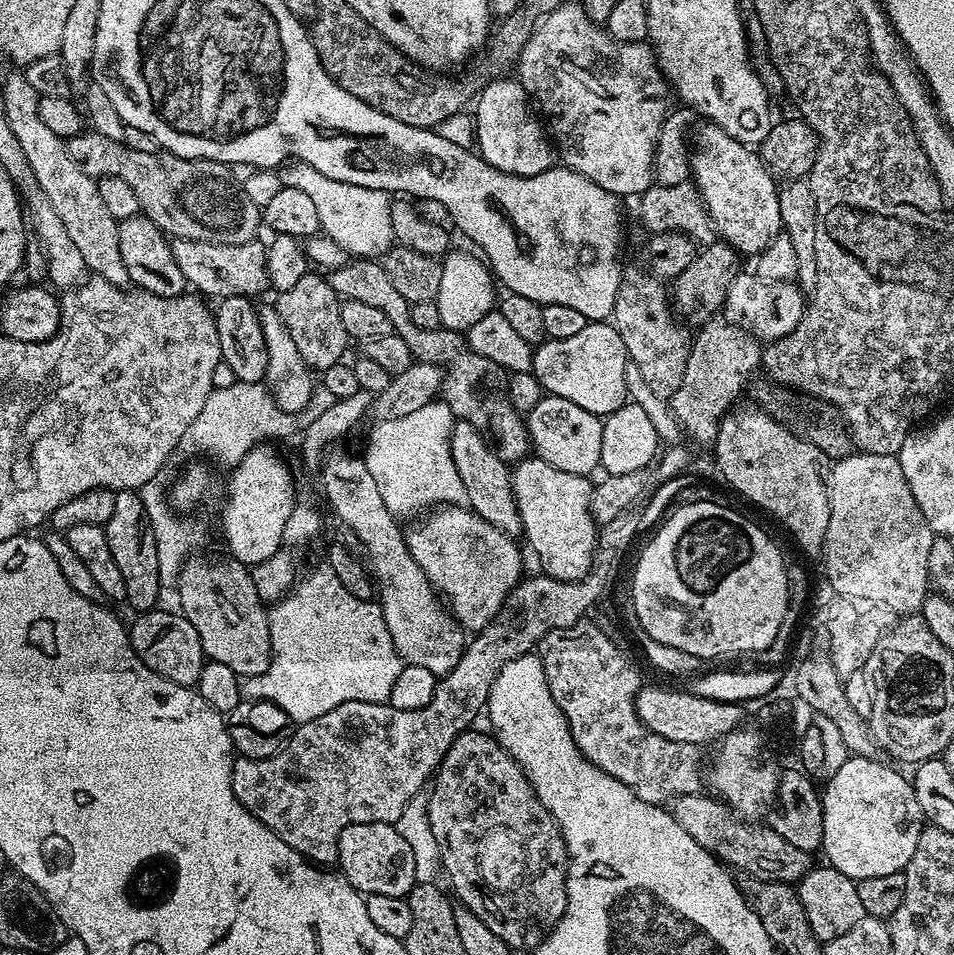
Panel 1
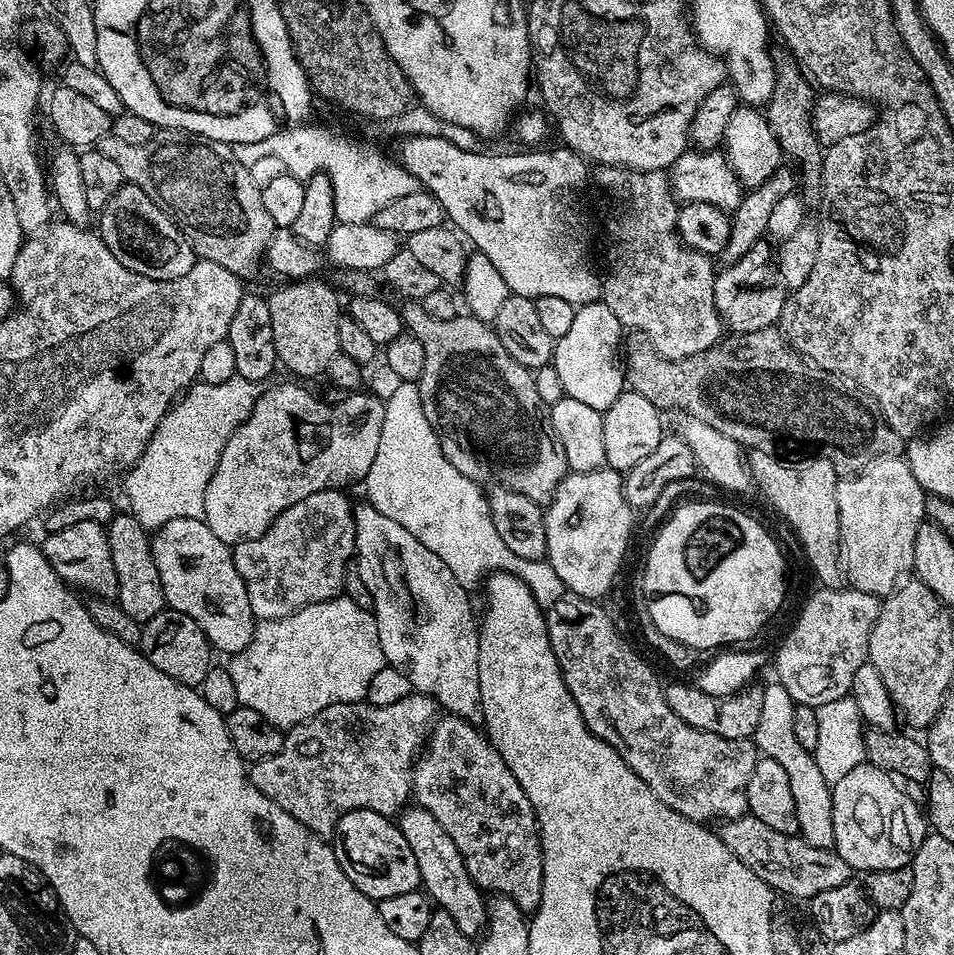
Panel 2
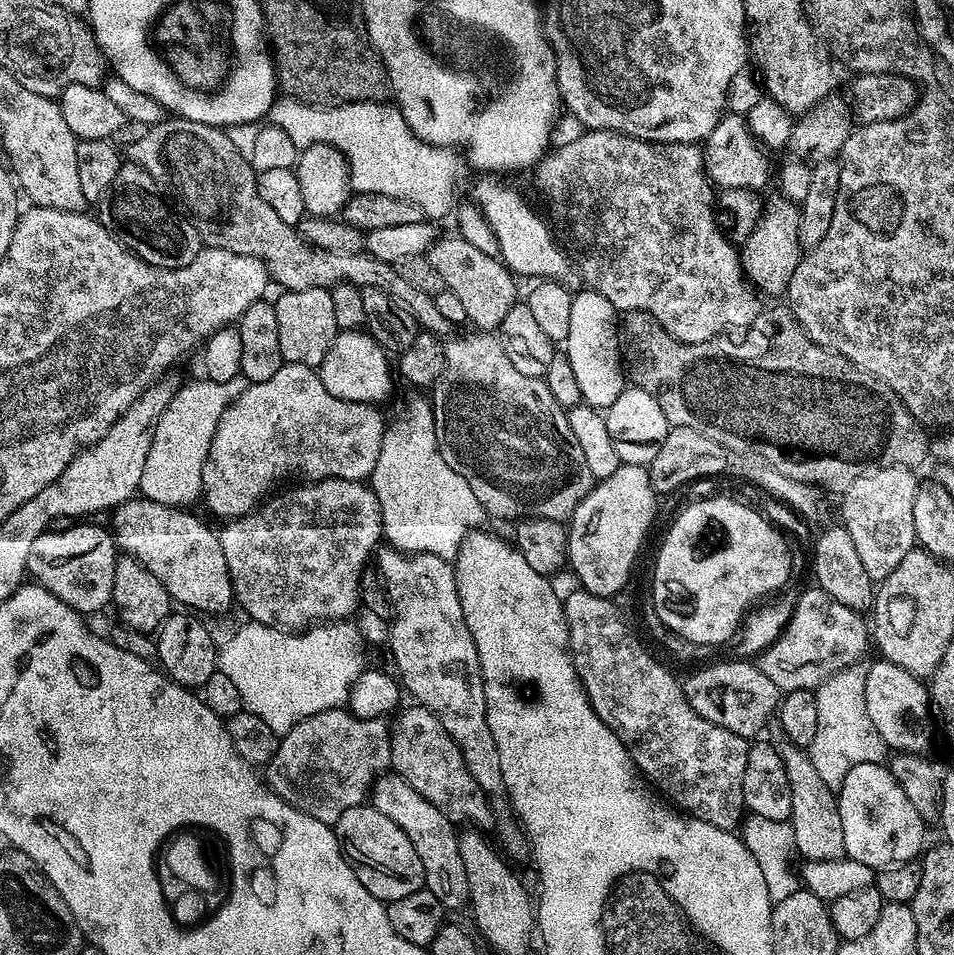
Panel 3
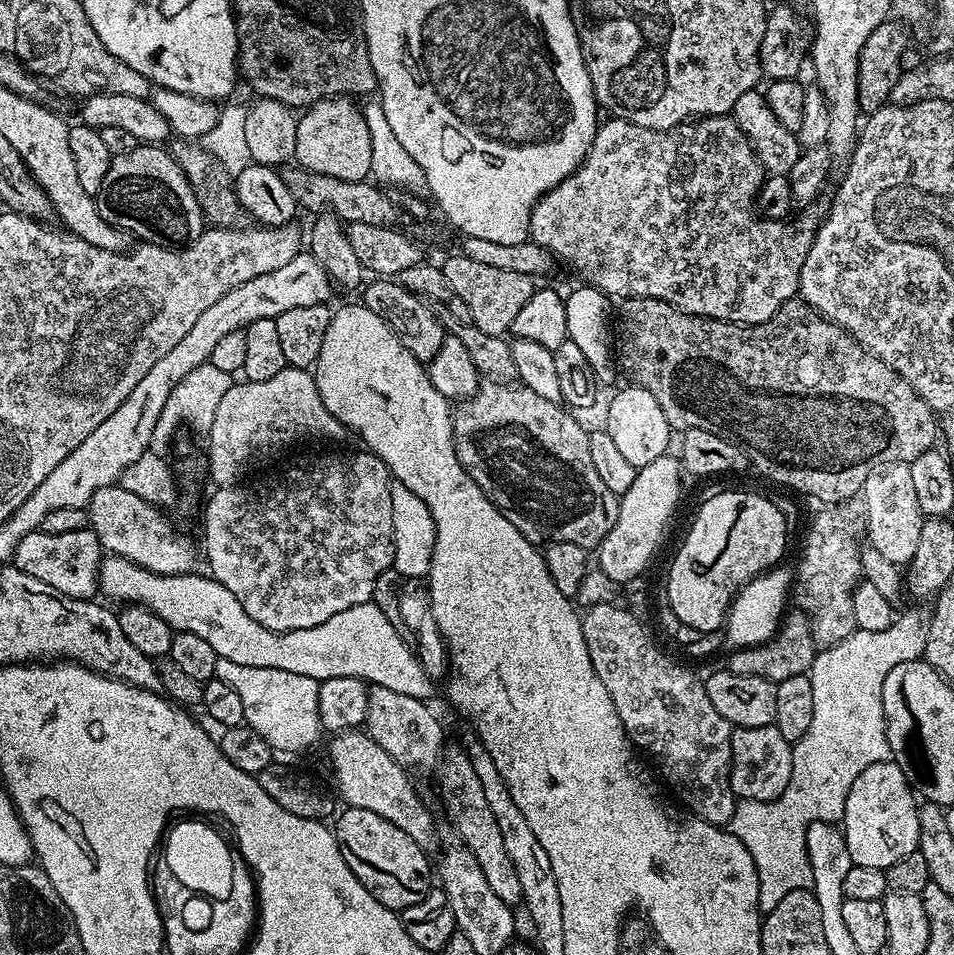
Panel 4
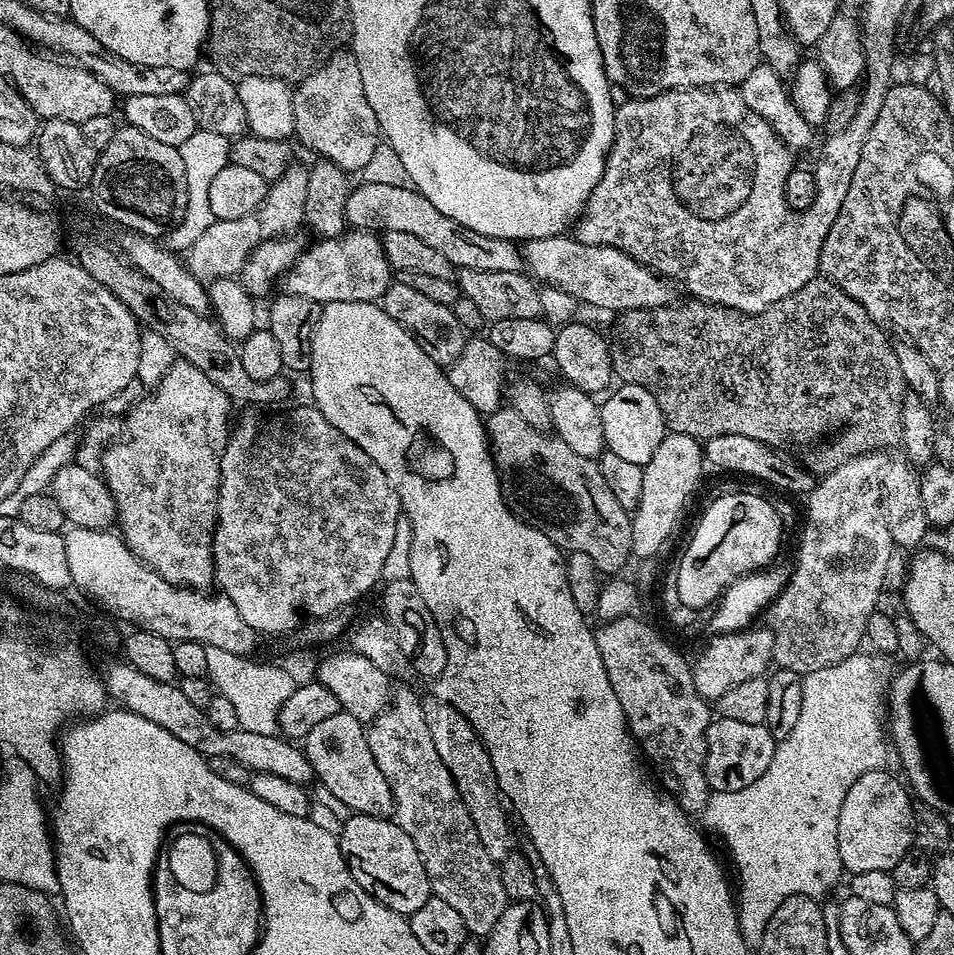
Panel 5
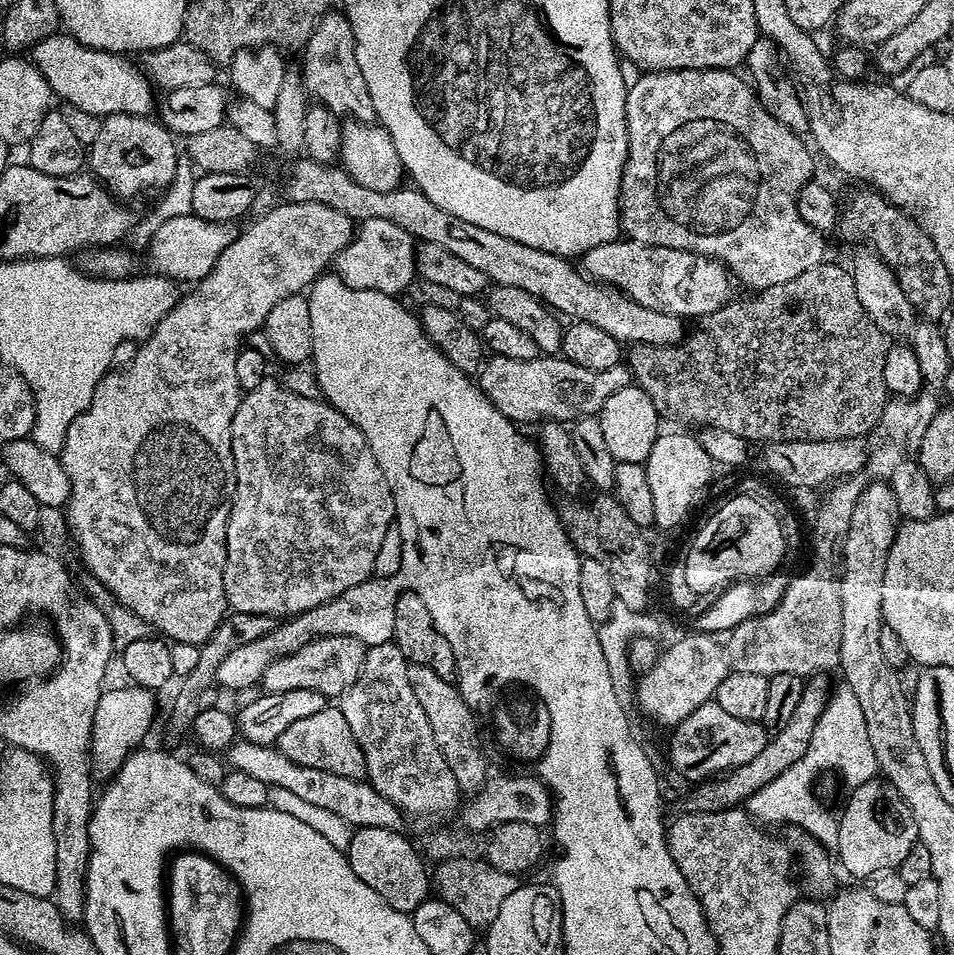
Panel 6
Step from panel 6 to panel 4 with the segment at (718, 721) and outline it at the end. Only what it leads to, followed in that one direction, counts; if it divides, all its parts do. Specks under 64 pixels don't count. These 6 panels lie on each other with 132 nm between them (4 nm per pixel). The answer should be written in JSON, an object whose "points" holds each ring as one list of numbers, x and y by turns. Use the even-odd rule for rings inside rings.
{"points":[[775,723,753,728,736,728,732,733,728,787,740,800,775,800,792,771,792,744,776,729]]}

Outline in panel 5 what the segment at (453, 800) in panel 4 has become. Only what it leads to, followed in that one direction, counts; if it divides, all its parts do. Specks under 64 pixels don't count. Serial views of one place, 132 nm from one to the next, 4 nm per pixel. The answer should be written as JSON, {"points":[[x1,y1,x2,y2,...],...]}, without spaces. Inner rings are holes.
{"points":[[438,698,425,699,423,707,427,729,430,730,435,749,438,750,438,757,453,776,457,794,466,804,483,846,493,860,497,862,505,860,514,850,512,832,508,829,508,816,504,813,505,805,502,803,494,766,490,762,486,746,480,740,479,732,474,730,474,726,470,726,465,716,454,710,454,706,443,704]]}

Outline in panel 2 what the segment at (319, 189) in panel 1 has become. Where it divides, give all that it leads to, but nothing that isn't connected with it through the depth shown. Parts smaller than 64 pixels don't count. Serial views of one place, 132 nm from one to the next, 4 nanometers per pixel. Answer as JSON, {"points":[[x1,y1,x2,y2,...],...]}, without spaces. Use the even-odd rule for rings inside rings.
{"points":[[294,124,278,130,268,141,268,152,276,152,274,158,284,164,284,171,289,175,307,181,317,172,325,172,331,180,334,190,335,214,341,223,365,224,383,206,390,201,419,191,416,179,402,164,389,160,374,148,359,148,348,138,329,132,318,126]]}

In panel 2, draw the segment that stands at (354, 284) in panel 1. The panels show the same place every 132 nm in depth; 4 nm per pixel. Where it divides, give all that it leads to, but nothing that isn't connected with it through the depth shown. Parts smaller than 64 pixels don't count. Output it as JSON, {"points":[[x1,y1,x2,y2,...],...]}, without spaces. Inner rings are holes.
{"points":[[420,302,405,303,402,308,402,315,405,329,414,338,418,338,418,342,422,342,426,352,426,366,422,366,422,374,418,381,422,394,422,410,426,410,426,418,432,424,438,442,442,446,442,454,448,459,450,466,454,466,454,470,466,474,466,478,477,482,485,482,484,480,493,476,497,485,514,490,518,494,526,494,526,498,530,498,536,504,543,505,551,500,556,492,556,487,561,484,565,476,569,475,570,469,566,462,566,454,561,450,556,433,552,430,549,405,544,404,542,398,538,398,538,386,533,369,519,365,507,352,506,346,499,340,499,334,496,333,495,327,491,323,484,323,474,315,458,314,454,318,450,318,449,321,436,321,425,314]]}

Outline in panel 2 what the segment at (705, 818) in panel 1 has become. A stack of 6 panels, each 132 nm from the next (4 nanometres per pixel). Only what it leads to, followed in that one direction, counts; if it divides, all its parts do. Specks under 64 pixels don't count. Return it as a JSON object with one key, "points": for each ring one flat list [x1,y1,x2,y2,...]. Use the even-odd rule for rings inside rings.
{"points":[[751,814,737,820,725,820,719,827,720,841,732,851,738,862,742,862,742,866,750,866,762,882,772,887,773,893,780,895,781,892,784,896,810,902,822,894,822,890,834,890,834,886,842,886,853,879,854,869,835,850,812,846,799,834,781,834,766,826,766,822,758,822,758,818]]}

